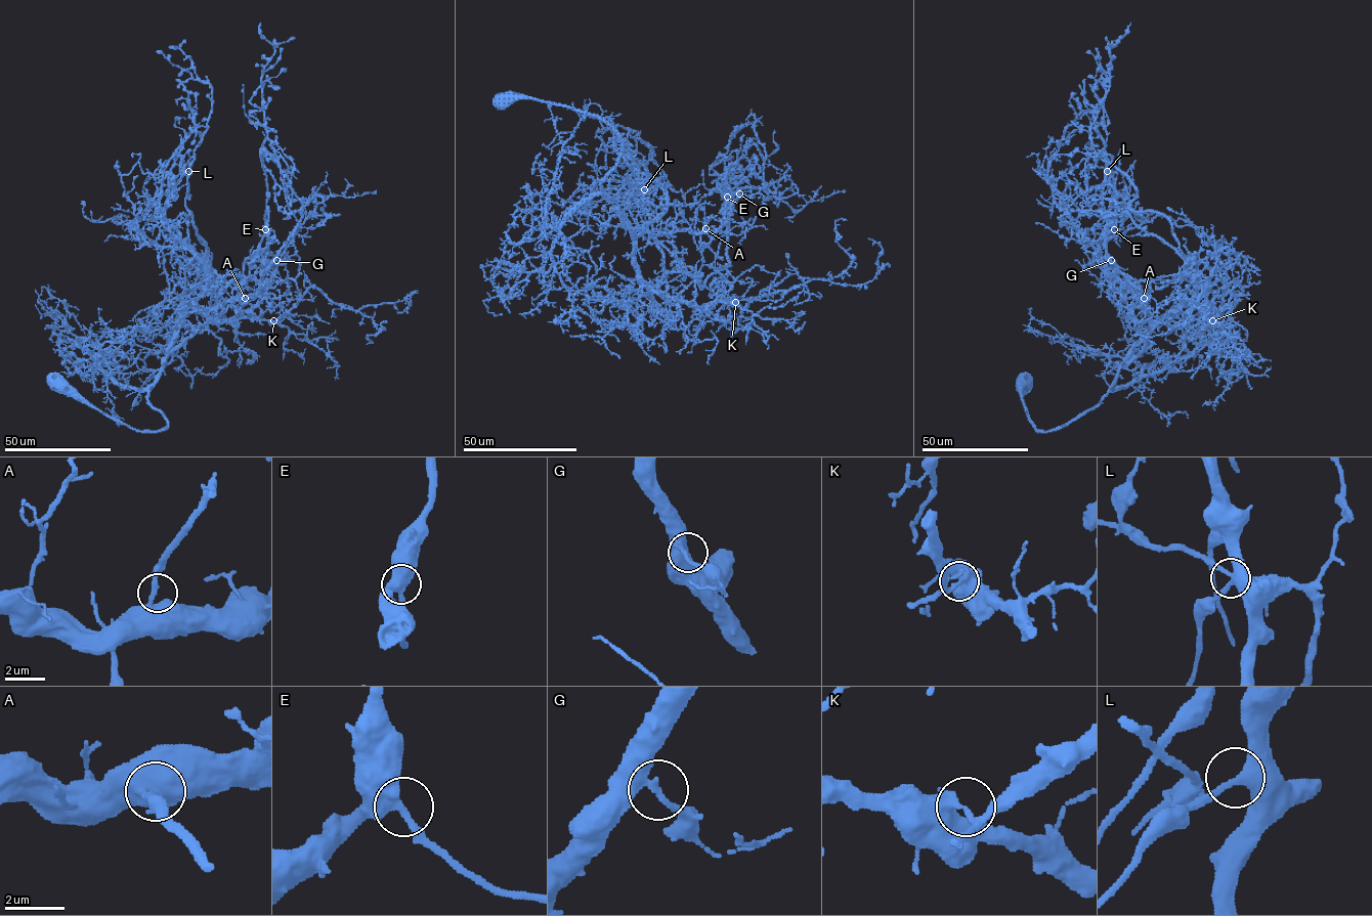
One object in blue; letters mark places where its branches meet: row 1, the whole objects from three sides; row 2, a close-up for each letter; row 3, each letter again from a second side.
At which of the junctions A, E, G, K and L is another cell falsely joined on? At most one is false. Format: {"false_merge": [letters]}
{"false_merge": []}

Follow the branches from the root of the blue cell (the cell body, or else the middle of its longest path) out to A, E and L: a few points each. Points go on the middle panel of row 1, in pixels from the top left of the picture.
A: (504, 100), (570, 106), (598, 115), (613, 130), (622, 153), (601, 188), (636, 234), (705, 228)
E: (504, 100), (570, 106), (613, 130), (622, 153), (601, 188), (636, 234), (712, 232), (724, 177), (727, 197)
L: (504, 100), (613, 130), (622, 153), (601, 188), (634, 234), (665, 208), (638, 172), (643, 209), (644, 189)

